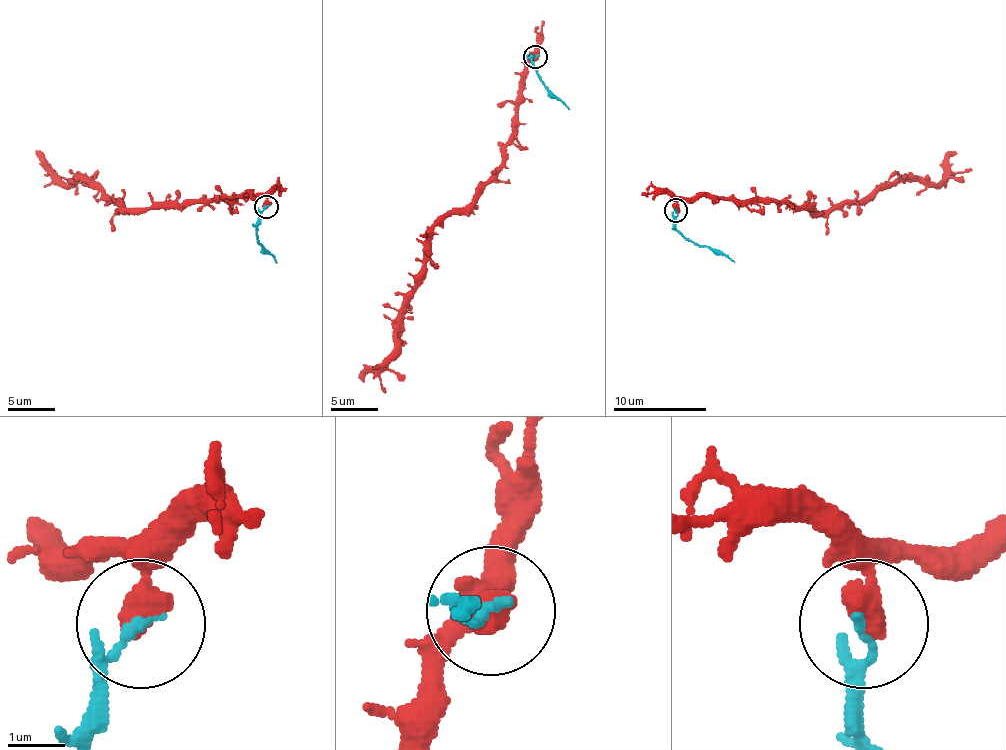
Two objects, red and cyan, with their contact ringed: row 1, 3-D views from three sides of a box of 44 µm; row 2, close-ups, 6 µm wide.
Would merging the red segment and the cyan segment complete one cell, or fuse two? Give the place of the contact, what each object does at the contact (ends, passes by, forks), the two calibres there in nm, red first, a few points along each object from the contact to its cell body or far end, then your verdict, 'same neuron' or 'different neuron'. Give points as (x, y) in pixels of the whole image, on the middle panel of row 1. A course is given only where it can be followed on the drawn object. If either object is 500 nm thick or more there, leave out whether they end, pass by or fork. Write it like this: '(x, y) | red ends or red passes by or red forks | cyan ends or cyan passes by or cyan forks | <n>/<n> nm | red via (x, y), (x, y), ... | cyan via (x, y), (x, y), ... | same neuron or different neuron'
(535, 57) | 500/190 nm | red via (534, 56), (504, 166), (430, 230), (424, 275), (398, 316), (398, 350), (364, 382) | cyan via (534, 56), (532, 57), (534, 69), (542, 85), (569, 109) | different neuron

